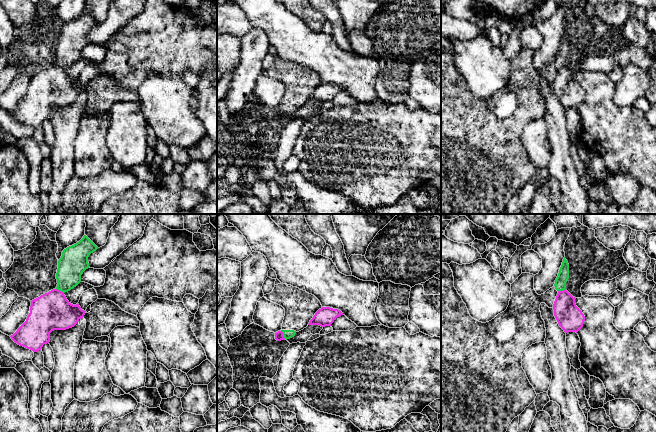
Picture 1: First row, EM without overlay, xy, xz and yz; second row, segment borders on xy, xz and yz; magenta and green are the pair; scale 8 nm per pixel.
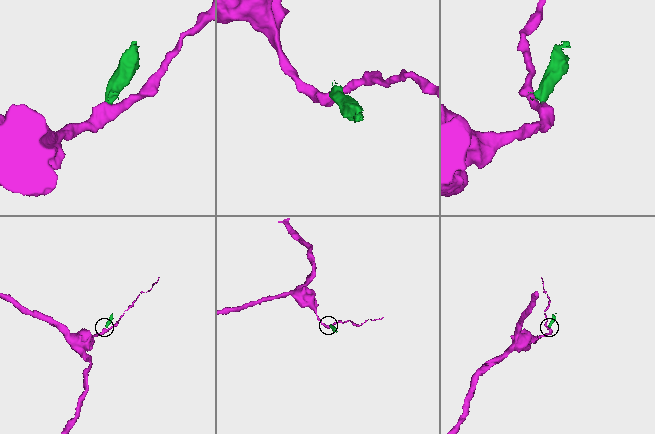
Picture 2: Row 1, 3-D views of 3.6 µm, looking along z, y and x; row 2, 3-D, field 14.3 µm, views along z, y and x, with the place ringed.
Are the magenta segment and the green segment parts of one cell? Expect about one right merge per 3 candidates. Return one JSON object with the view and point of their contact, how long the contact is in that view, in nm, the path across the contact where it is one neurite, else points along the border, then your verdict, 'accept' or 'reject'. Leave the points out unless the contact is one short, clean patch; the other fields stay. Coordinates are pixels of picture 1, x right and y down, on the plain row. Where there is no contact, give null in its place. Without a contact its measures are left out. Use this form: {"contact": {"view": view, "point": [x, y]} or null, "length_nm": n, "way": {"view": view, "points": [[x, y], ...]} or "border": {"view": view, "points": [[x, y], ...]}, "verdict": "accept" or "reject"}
{"contact": {"view": "xz", "point": [282, 110]}, "length_nm": 80, "border": {"view": "xz", "points": [[281, 106], [285, 114]]}, "verdict": "reject"}

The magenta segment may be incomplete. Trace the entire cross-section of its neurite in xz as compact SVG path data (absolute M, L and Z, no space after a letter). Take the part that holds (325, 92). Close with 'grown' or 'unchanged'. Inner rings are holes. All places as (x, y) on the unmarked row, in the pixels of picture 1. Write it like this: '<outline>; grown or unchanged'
M322 83L315 89L308 101L331 102L334 96L341 91L343 89L338 85Z; unchanged

